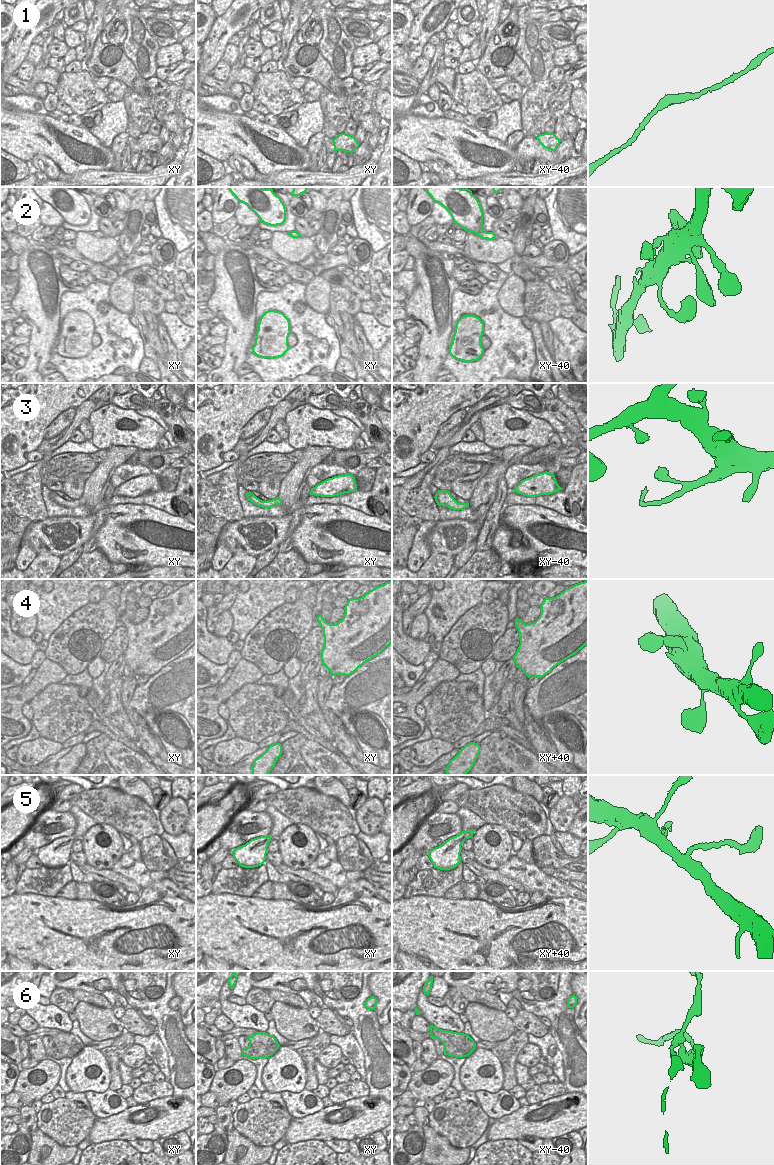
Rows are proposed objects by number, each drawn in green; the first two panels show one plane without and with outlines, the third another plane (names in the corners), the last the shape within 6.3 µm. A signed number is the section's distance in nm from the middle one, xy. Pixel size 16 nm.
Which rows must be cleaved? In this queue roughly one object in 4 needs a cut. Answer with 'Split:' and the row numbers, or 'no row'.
Split: 6

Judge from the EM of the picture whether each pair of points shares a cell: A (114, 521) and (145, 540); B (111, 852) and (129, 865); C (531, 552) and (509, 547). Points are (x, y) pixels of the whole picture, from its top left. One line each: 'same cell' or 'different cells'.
A: same cell
B: different cells
C: same cell

